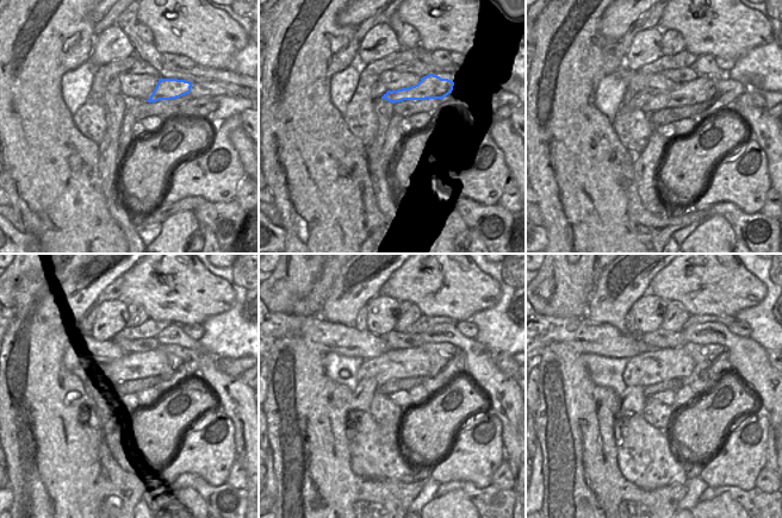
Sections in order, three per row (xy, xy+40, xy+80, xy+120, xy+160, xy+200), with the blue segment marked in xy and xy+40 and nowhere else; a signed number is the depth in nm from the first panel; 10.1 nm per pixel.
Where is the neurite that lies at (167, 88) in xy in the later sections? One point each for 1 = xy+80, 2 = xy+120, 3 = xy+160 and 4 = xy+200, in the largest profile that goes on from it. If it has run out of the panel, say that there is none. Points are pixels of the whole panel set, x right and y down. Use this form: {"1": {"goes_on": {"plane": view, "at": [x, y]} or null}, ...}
{"1": {"goes_on": {"plane": "xy+80", "at": [697, 91]}}, "2": {"goes_on": {"plane": "xy+120", "at": [132, 366]}}, "3": {"goes_on": {"plane": "xy+160", "at": [408, 362]}}, "4": {"goes_on": {"plane": "xy+200", "at": [649, 368]}}}

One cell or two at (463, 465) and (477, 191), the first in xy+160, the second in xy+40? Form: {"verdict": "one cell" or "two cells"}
{"verdict": "one cell"}

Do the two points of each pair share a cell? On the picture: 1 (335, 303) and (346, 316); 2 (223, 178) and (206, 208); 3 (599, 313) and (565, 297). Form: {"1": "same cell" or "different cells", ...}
{"1": "same cell", "2": "different cells", "3": "different cells"}

